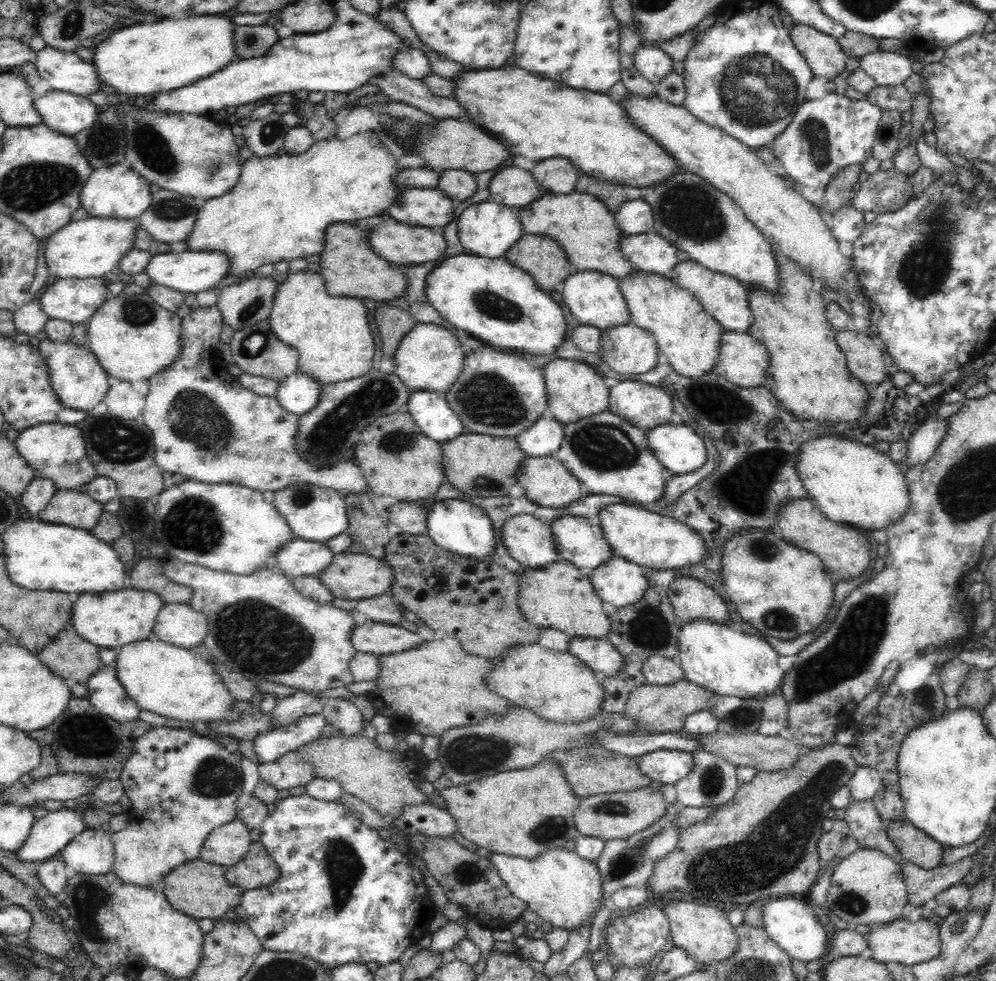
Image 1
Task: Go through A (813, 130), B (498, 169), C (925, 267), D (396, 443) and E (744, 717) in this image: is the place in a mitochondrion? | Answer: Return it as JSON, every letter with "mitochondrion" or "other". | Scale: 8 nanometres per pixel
{"A":"mitochondrion","B":"other","C":"mitochondrion","D":"mitochondrion","E":"mitochondrion"}

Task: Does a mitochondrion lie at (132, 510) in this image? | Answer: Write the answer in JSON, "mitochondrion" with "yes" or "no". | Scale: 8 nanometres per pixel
{"mitochondrion":"no"}

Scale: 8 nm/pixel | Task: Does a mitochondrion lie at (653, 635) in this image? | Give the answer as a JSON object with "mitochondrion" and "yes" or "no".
{"mitochondrion":"yes"}

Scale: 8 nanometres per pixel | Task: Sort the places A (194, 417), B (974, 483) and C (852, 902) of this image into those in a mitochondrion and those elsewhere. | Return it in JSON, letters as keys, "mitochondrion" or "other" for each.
{"A":"mitochondrion","B":"mitochondrion","C":"mitochondrion"}

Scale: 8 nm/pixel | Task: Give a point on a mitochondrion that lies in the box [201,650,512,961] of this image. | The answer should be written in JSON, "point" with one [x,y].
{"point":[345,867]}

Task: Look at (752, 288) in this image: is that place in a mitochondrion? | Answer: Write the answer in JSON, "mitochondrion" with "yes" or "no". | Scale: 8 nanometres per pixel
{"mitochondrion":"no"}

